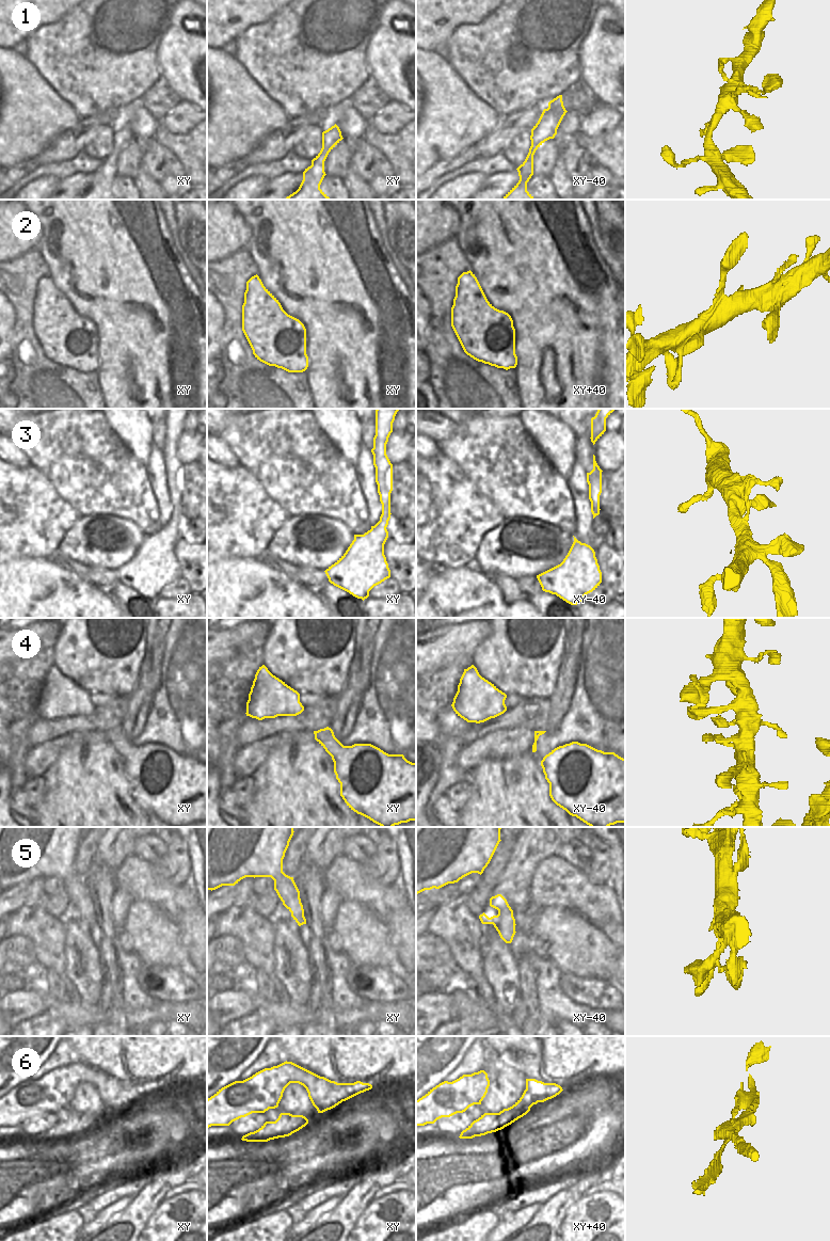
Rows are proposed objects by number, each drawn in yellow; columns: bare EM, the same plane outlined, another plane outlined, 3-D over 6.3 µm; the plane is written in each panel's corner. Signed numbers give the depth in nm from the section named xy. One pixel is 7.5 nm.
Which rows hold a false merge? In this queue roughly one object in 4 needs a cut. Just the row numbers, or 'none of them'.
5, 6

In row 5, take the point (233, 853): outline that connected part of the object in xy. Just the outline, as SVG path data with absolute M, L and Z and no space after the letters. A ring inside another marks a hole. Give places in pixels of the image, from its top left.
M207 827L207 890L235 886L245 877L271 877L283 905L300 894L293 877L283 872L283 859L293 827Z

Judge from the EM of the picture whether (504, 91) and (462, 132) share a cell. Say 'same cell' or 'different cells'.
different cells

